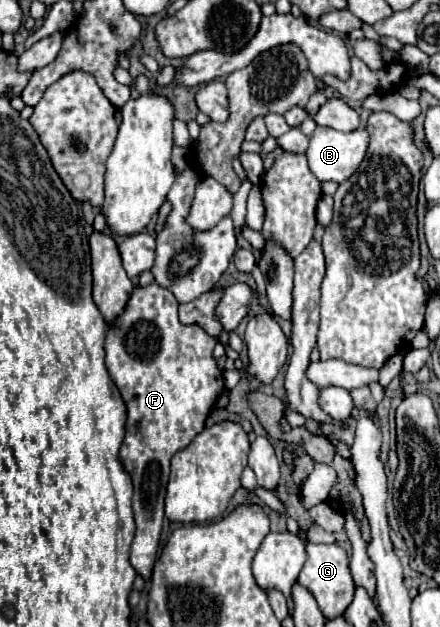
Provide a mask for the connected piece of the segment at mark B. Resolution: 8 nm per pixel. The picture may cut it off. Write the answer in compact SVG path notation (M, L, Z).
M316 126L314 134L310 136L308 150L306 150L308 168L320 182L338 182L338 184L342 184L356 172L356 168L364 160L366 148L368 148L368 132L364 128L354 130L354 132L336 132L334 128Z

